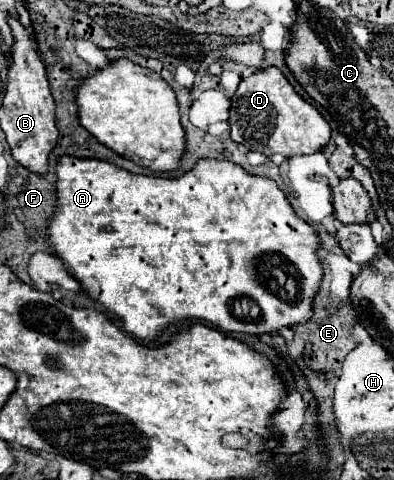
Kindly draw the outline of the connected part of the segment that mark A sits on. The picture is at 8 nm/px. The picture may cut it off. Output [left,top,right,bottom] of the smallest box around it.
[47,157,323,341]

